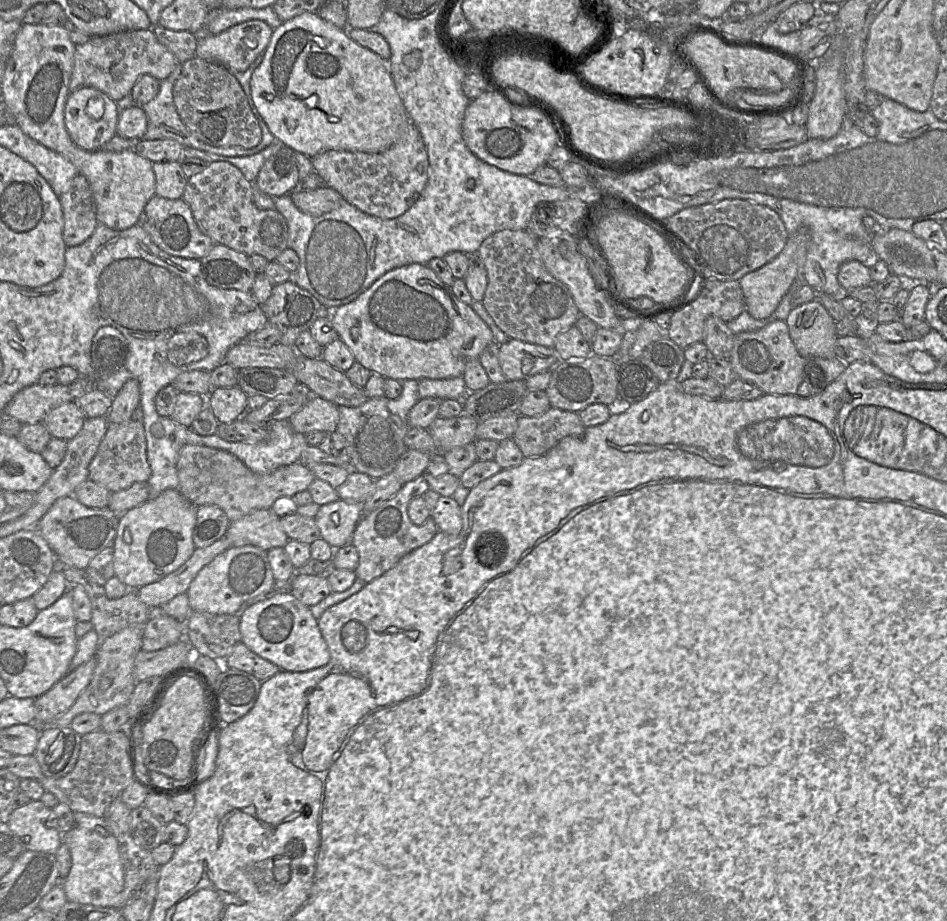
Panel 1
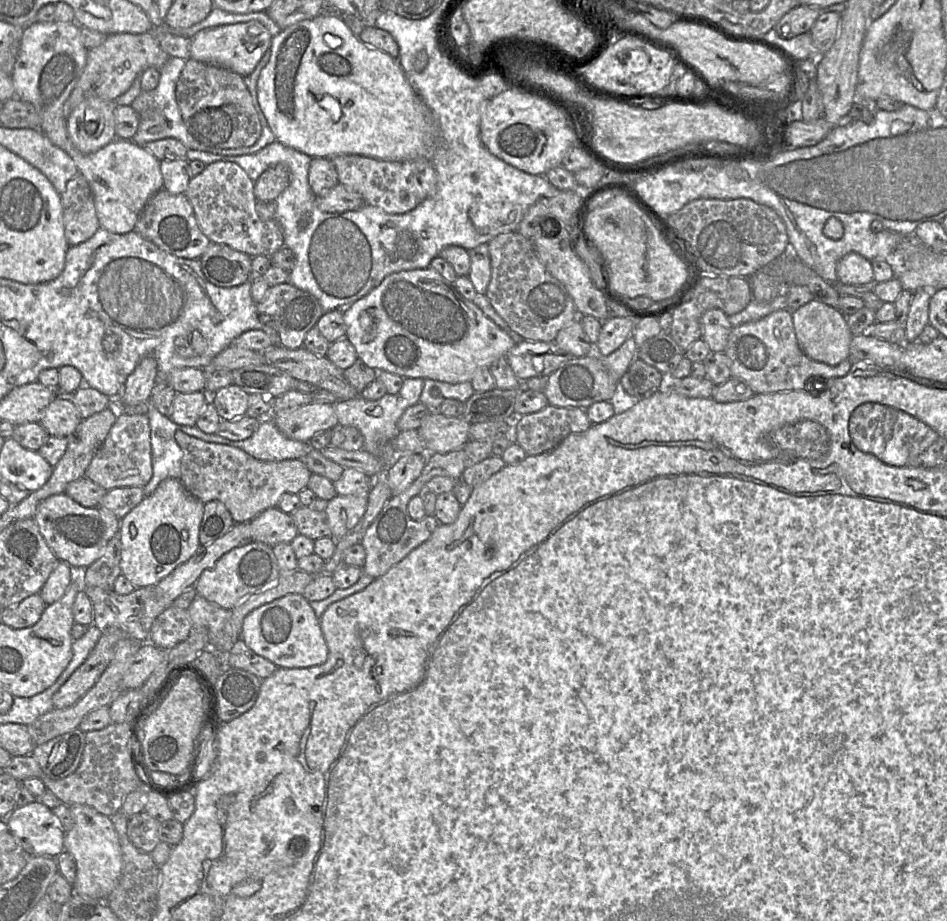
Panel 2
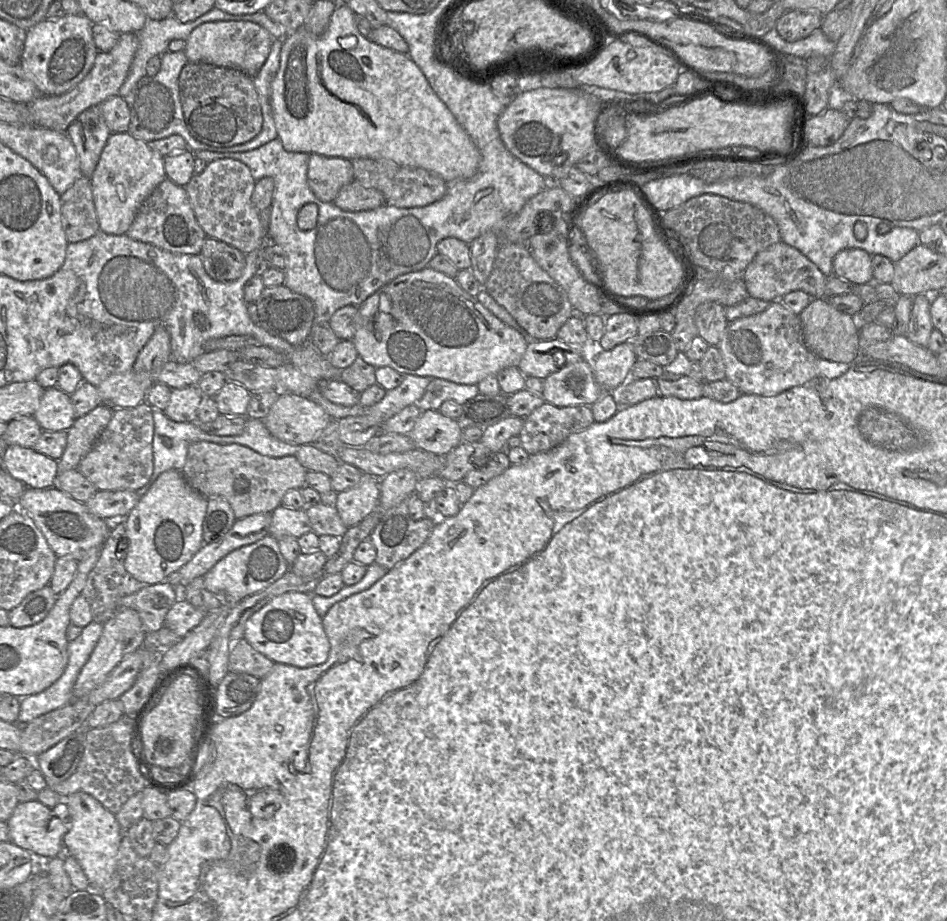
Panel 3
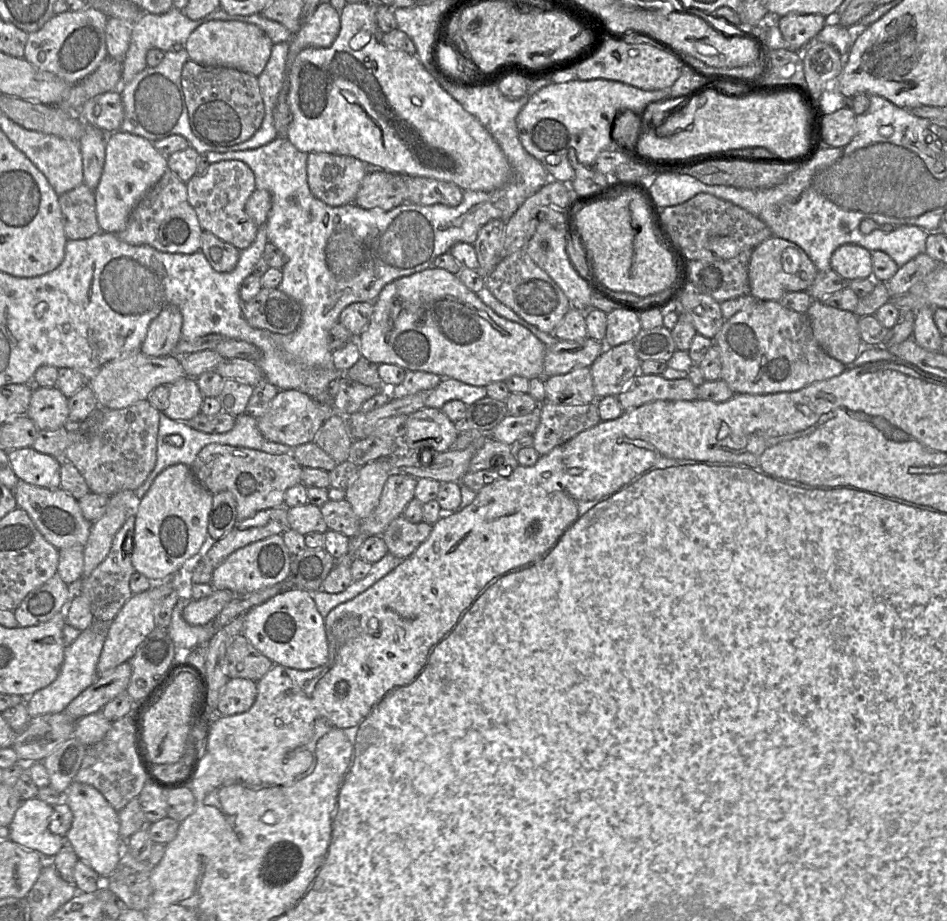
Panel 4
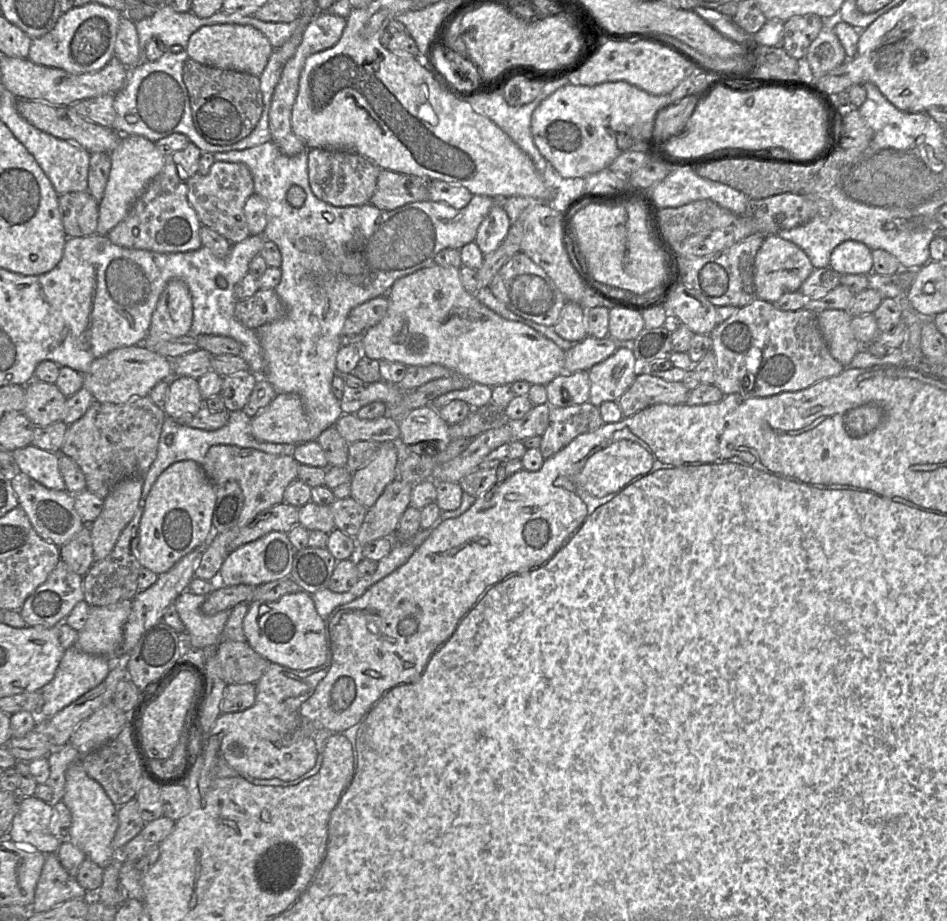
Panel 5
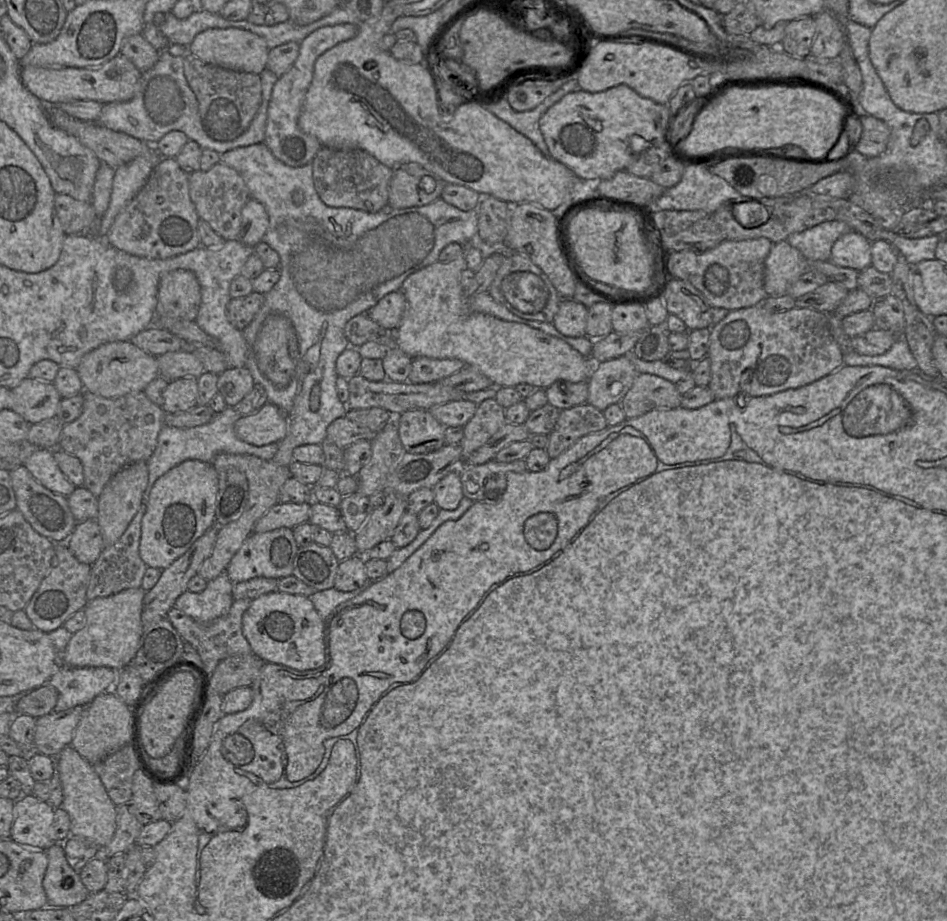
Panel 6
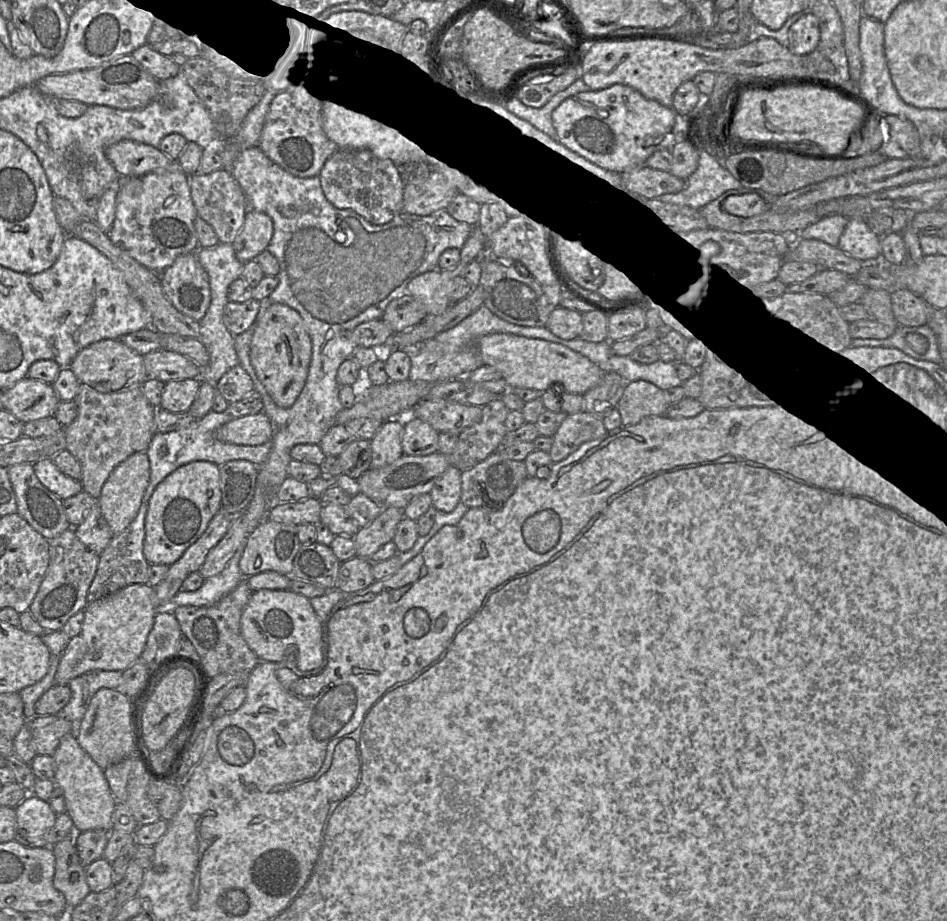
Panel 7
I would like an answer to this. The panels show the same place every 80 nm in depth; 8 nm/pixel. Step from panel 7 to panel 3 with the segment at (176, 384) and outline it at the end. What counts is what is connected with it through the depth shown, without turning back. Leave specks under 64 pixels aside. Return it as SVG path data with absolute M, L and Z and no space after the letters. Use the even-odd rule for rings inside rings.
M197 386L172 389L165 415L175 422L196 422L204 395Z

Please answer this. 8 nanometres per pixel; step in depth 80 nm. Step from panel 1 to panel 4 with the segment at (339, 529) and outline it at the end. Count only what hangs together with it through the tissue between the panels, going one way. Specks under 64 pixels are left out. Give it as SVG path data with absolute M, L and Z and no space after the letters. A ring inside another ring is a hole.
M389 457L376 459L359 468L357 475L345 490L344 497L359 519L365 519L378 505L385 482L391 473L399 472L392 472L391 459Z

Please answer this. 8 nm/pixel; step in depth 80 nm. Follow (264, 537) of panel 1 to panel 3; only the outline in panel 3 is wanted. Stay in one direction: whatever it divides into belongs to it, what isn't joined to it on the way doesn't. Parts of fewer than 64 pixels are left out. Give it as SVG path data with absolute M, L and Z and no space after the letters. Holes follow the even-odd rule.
M280 505L271 513L269 535L276 539L284 536L292 536L298 539L311 530L305 509L294 510Z

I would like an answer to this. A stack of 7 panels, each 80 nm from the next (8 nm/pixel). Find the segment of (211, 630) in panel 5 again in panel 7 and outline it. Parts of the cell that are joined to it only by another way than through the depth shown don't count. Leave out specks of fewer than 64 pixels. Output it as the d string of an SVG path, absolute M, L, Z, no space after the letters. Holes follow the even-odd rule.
M243 541L224 569L217 575L206 578L202 586L195 591L180 590L170 601L167 608L161 610L173 611L179 606L211 606L231 592L244 578L239 561L246 547Z

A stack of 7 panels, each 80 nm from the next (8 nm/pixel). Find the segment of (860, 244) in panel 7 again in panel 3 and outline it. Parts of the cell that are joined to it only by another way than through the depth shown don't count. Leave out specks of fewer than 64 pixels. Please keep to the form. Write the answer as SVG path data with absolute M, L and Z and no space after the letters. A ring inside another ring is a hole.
M845 249L833 260L833 273L853 285L874 283L872 256L861 249Z

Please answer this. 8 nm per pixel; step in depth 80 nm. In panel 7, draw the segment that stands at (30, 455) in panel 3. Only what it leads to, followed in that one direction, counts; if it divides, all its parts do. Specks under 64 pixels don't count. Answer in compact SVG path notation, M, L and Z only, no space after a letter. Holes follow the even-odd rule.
M43 459L33 464L40 482L62 500L83 490L81 481L62 473L52 459Z

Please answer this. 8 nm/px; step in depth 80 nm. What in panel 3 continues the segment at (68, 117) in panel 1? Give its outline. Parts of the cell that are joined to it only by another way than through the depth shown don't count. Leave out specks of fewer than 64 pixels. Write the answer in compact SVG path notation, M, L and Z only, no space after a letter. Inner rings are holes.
M97 107L83 111L68 126L66 134L76 149L81 175L90 179L111 135Z

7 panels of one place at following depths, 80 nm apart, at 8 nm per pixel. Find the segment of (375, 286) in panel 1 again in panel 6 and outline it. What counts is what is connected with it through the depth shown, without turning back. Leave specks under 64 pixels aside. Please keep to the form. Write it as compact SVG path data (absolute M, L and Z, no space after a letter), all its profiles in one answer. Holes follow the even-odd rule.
M464 248L464 253L460 254L458 257L456 257L454 260L450 262L437 261L409 275L403 282L402 287L400 289L406 298L407 305L399 326L394 331L385 331L385 333L383 334L383 340L379 339L379 340L368 341L363 345L361 345L360 347L358 347L357 349L360 355L362 356L362 358L383 359L388 351L388 347L396 347L405 354L407 354L408 356L410 356L411 358L423 356L434 359L458 359L463 361L466 365L477 368L482 374L484 374L492 381L493 386L495 387L504 387L504 386L515 387L520 383L526 383L532 385L535 388L546 389L557 380L564 380L573 383L584 382L584 381L588 382L591 374L593 373L596 363L592 360L591 357L583 356L579 351L572 348L569 344L567 344L563 340L551 336L547 333L544 333L541 330L532 328L525 324L505 321L491 315L472 312L469 309L469 299L465 297L464 289L460 284L461 274L466 268L467 268L467 263L465 259L465 248Z

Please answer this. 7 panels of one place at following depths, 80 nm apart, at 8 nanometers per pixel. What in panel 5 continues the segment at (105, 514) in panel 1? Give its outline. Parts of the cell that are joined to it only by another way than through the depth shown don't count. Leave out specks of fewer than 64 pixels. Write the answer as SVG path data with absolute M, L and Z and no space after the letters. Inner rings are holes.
M15 470L10 476L19 507L24 510L40 537L60 547L85 526L75 510L73 494L66 490L48 489L18 470Z

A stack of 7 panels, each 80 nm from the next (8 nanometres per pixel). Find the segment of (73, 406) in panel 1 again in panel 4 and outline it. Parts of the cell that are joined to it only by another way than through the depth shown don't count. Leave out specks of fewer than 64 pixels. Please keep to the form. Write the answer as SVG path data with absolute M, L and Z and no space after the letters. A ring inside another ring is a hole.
M33 387L26 415L39 430L56 430L68 425L68 398L55 387Z

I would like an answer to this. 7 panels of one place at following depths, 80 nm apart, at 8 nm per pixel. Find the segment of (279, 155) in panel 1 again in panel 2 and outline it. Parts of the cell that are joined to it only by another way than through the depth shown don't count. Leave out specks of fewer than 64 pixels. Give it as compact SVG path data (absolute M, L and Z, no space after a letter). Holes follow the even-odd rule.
M276 164L265 170L254 182L254 194L258 201L274 202L288 187L290 171L285 164Z

